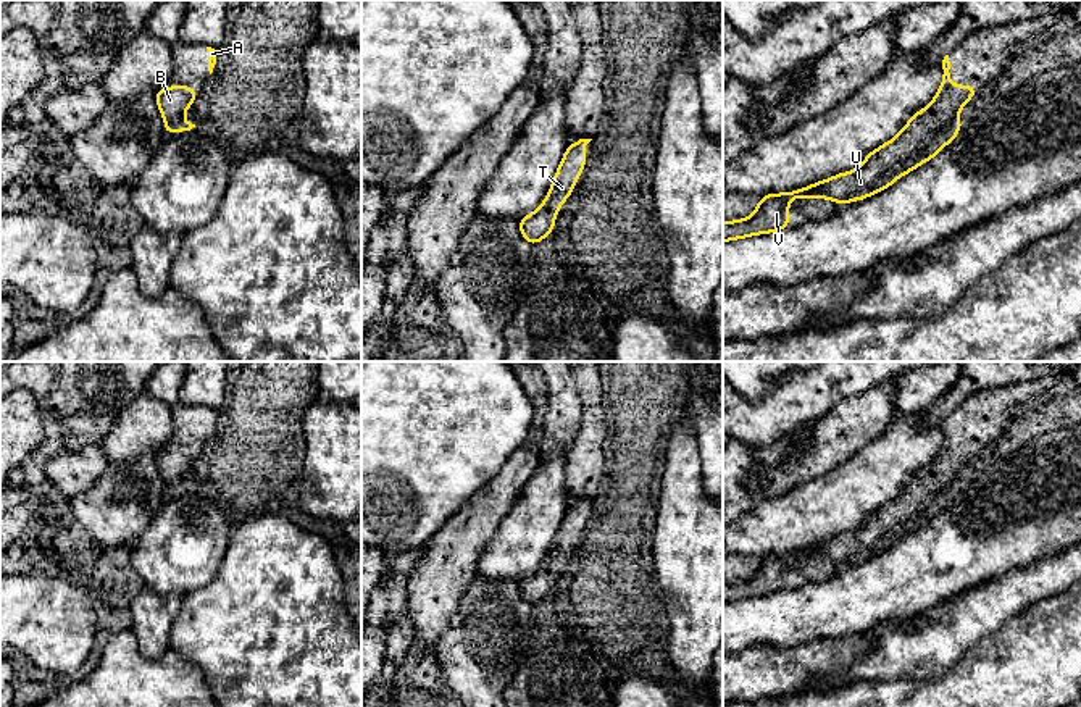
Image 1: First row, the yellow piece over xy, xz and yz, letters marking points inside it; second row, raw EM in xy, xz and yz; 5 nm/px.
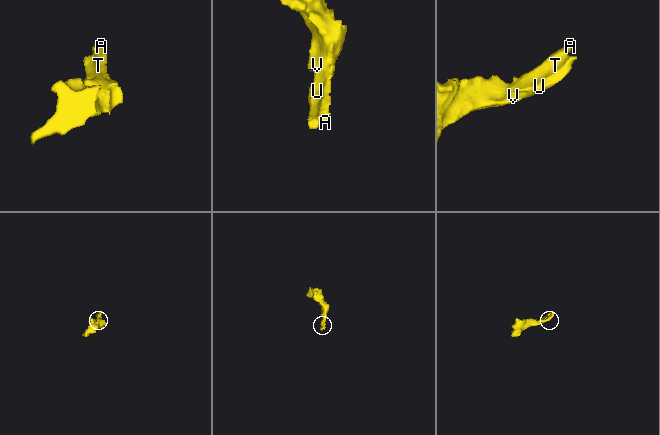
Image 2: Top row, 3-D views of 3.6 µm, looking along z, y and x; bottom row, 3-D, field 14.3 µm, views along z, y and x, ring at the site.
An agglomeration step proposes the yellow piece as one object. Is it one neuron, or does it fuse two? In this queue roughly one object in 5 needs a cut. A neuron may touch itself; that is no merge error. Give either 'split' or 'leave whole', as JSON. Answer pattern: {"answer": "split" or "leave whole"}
{"answer": "leave whole"}

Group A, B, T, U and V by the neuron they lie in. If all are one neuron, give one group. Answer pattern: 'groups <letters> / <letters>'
groups A B T U V

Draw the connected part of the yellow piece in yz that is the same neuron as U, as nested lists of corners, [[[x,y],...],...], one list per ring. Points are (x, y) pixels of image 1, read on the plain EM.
[[[949,416],[942,421],[942,431],[942,444],[933,463],[915,475],[894,500],[870,513],[857,531],[803,550],[763,557],[749,579],[723,583],[723,604],[787,591],[791,560],[831,560],[836,567],[857,563],[933,521],[963,489],[957,476],[979,450],[950,444]]]

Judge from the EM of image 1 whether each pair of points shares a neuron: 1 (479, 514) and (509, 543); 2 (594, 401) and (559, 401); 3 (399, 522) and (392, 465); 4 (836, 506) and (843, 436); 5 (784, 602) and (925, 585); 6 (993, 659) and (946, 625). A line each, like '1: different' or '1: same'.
1: different
2: different
3: same
4: different
5: same
6: different

